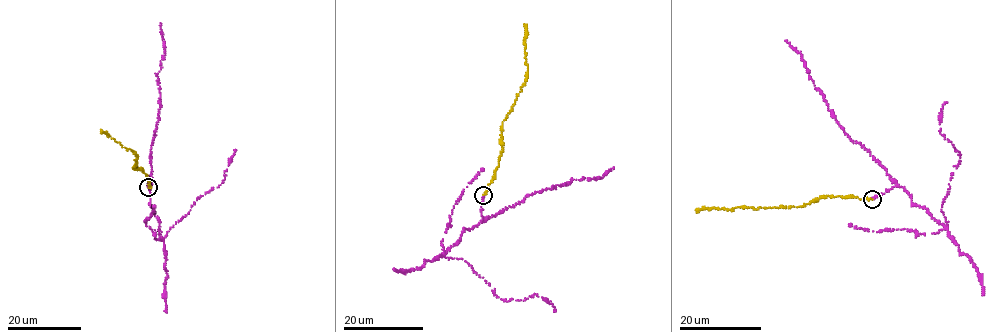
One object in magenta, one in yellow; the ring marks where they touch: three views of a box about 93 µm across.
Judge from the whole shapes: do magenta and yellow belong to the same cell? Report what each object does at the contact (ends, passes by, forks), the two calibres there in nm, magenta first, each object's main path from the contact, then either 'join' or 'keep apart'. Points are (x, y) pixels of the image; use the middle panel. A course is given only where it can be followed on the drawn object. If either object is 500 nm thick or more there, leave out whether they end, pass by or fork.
magenta ends there; yellow ends there; 200 nm thick on the magenta side, 320 nm on the other; magenta runs (482, 195), (477, 225), (464, 228), (443, 255), (465, 261), (500, 299), (534, 294), (551, 303), (554, 311); yellow runs (483, 195), (501, 152), (501, 123), (525, 82), (525, 24); join

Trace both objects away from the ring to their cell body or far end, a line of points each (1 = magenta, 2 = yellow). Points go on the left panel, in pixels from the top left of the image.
1: (148, 187), (151, 184), (150, 204), (163, 240), (173, 225), (189, 213), (198, 197), (222, 183), (234, 150)
2: (149, 187), (142, 169), (132, 168), (137, 155), (100, 130)

